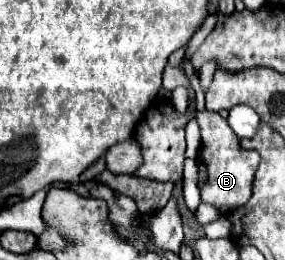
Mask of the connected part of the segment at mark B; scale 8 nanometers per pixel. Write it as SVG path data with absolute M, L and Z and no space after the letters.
M201 111L197 113L197 121L203 141L201 153L197 157L201 199L215 205L223 213L229 213L231 209L245 205L245 201L251 197L251 181L259 165L259 153L241 149L239 137L233 133L233 129L229 129L229 123L219 113Z

